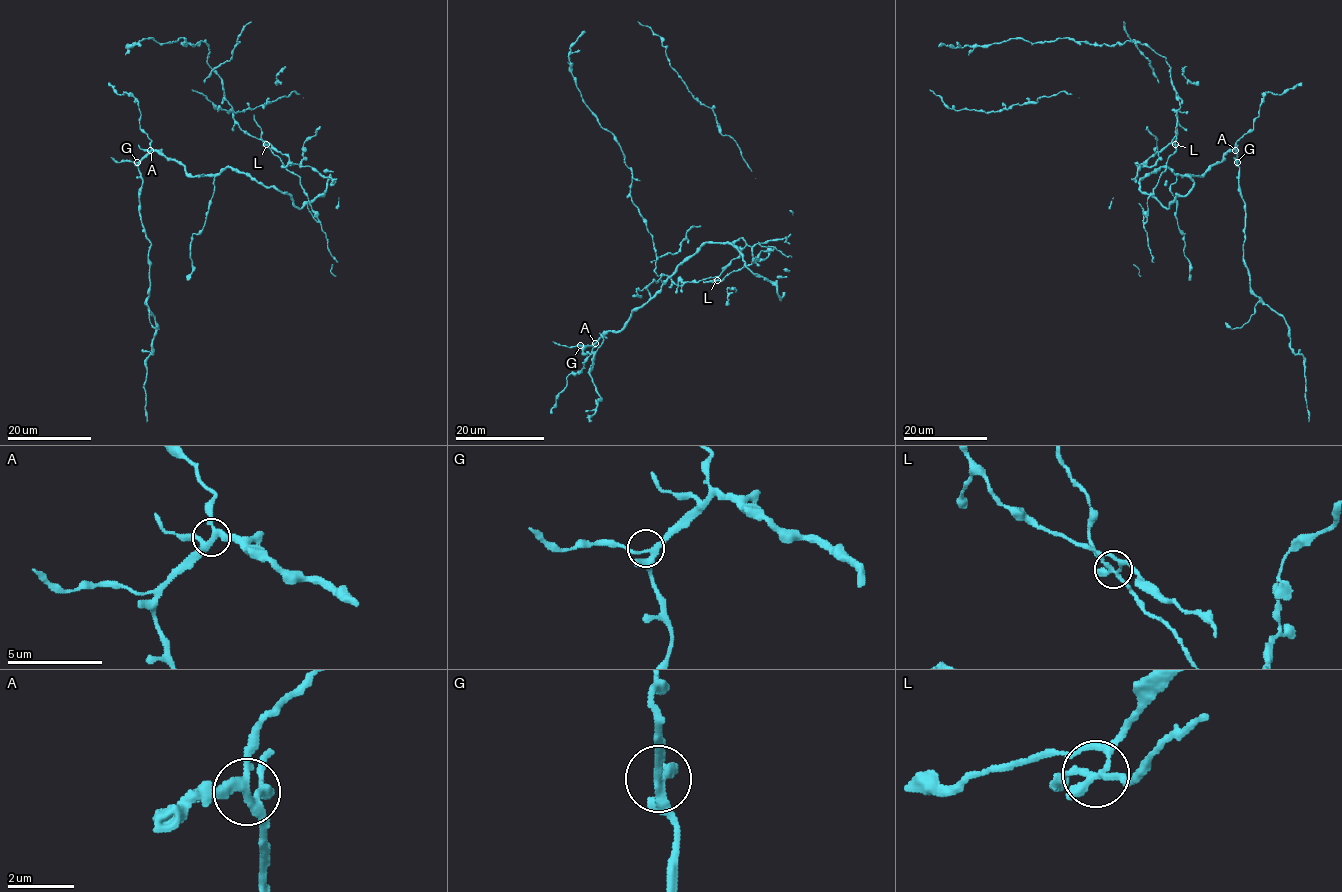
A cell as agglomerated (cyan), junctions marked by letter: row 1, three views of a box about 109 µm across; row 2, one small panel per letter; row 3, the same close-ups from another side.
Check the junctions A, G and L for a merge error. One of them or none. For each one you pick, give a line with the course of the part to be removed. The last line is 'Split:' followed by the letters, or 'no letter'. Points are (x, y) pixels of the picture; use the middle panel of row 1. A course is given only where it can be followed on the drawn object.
Split: L

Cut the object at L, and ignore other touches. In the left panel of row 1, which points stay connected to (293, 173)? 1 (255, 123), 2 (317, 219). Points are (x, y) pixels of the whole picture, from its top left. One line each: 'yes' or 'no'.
1: yes
2: yes

